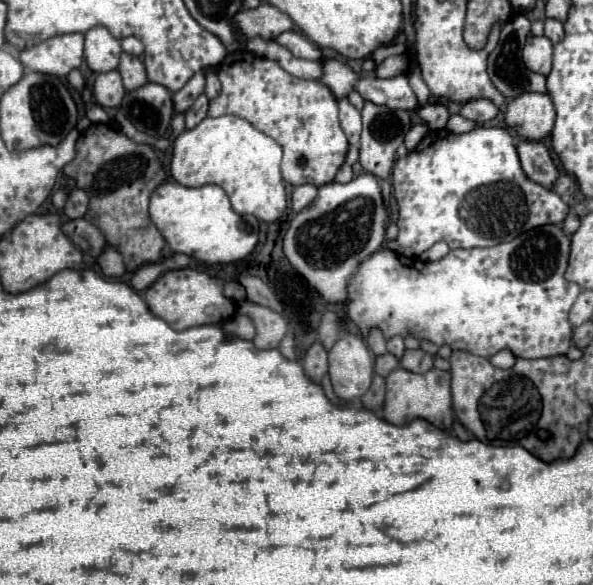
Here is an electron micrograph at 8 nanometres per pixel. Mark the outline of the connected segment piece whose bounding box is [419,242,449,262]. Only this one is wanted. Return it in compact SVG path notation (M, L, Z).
M437 242L433 248L429 248L427 252L423 252L419 258L421 260L441 260L443 256L447 256L447 252L449 252L449 246L445 244L445 242Z

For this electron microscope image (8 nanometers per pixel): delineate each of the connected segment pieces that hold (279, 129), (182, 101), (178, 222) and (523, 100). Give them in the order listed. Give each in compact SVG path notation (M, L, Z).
M245 48L235 50L225 56L225 60L219 64L219 80L221 80L221 94L209 102L207 116L235 114L239 118L249 120L263 134L271 136L283 148L281 174L287 184L291 184L291 186L299 186L299 184L323 186L323 184L331 184L335 180L337 170L345 162L349 142L347 142L347 136L341 130L341 124L337 118L337 100L325 84L321 84L317 80L295 78L289 72L285 72L277 62L259 58Z
M197 72L179 92L173 92L173 104L175 104L175 112L185 112L199 94L203 94L205 88L205 76L203 72Z
M165 182L151 194L149 216L173 252L187 254L205 264L229 264L249 256L257 244L259 220L235 214L229 196L217 184L189 188Z
M527 92L507 104L505 122L527 140L545 138L555 124L555 108L551 96L545 92Z

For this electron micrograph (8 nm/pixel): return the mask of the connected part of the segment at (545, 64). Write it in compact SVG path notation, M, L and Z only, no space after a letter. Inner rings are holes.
M529 36L523 48L523 62L531 72L547 76L551 72L553 44L545 36Z

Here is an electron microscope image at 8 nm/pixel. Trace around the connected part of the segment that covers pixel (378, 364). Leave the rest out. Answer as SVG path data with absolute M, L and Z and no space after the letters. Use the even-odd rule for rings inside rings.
M383 354L379 358L375 358L375 372L379 376L387 376L391 370L395 370L399 366L399 360L391 354Z

